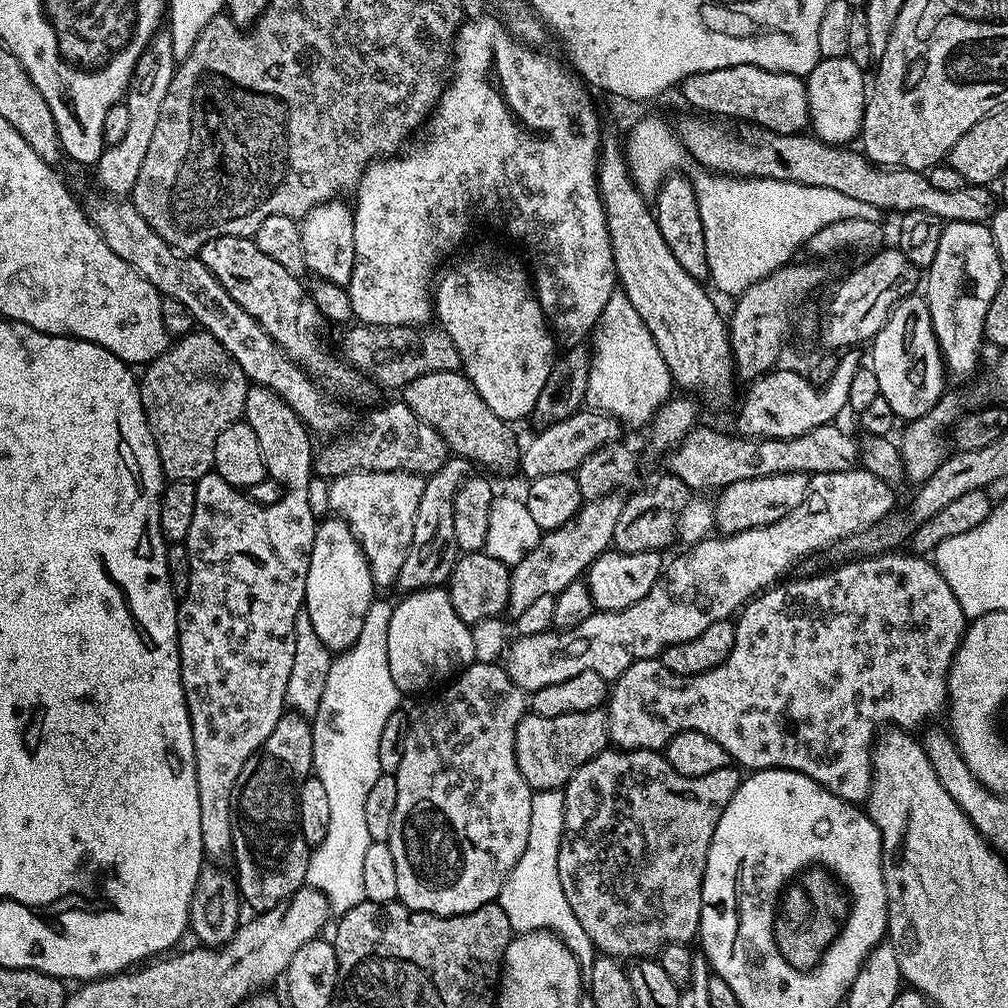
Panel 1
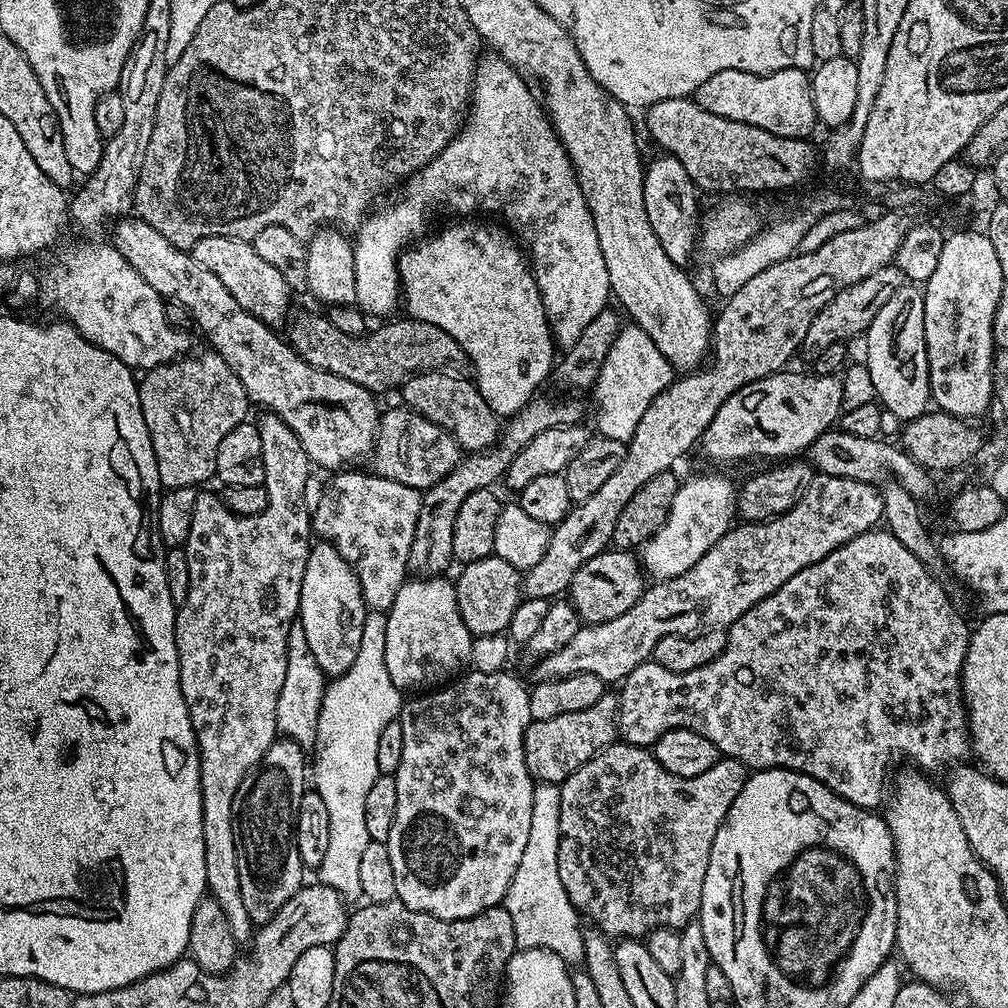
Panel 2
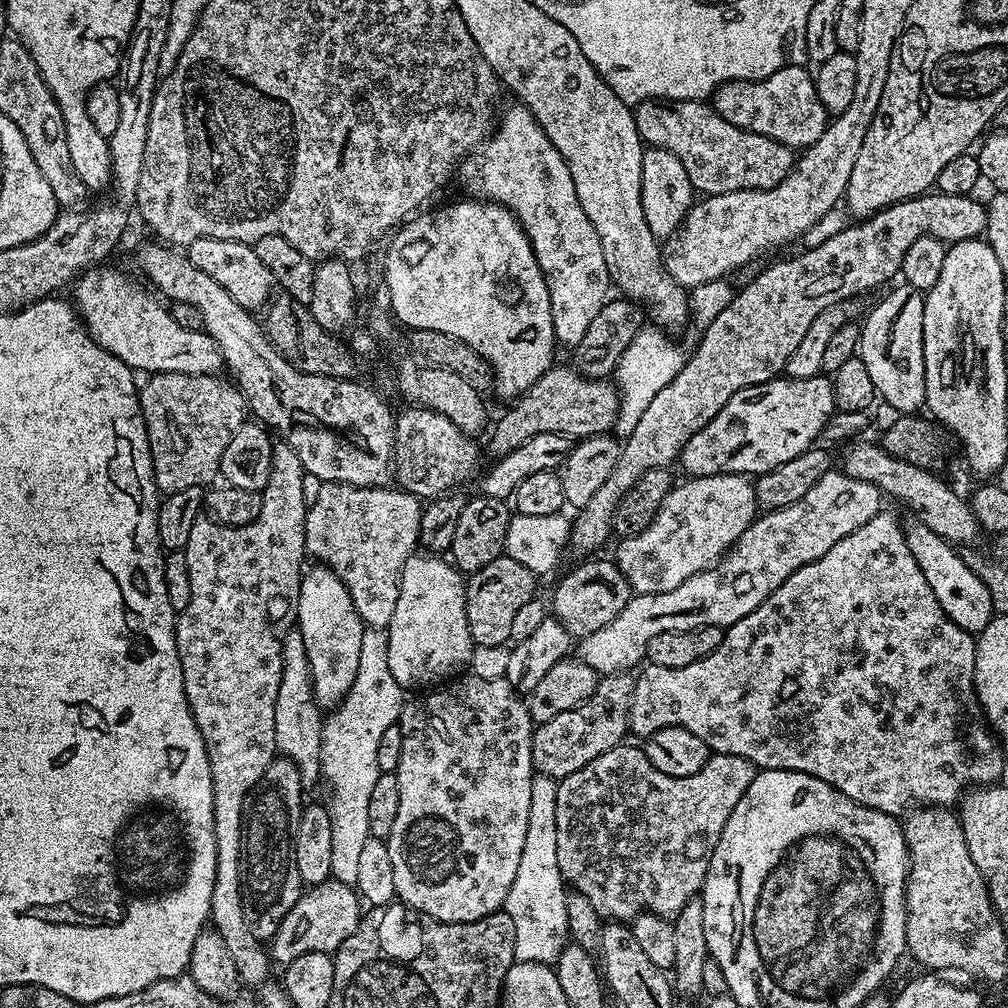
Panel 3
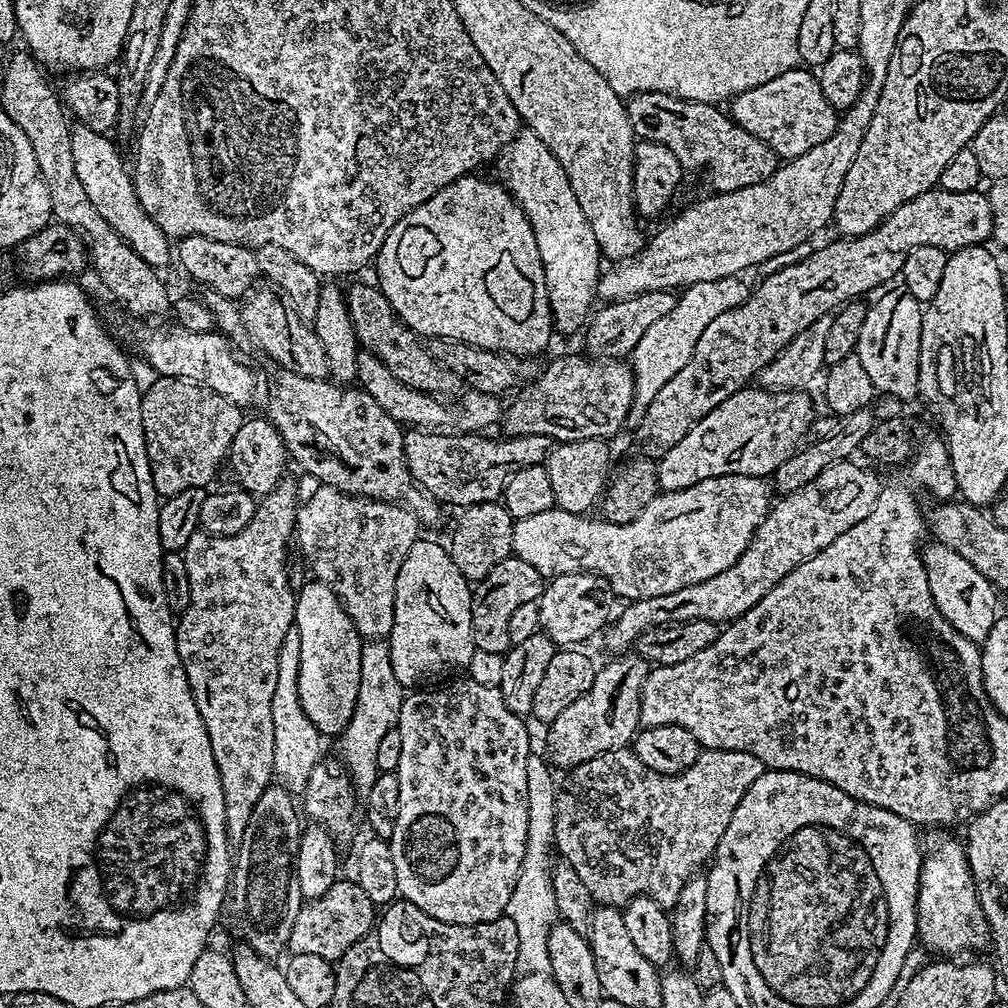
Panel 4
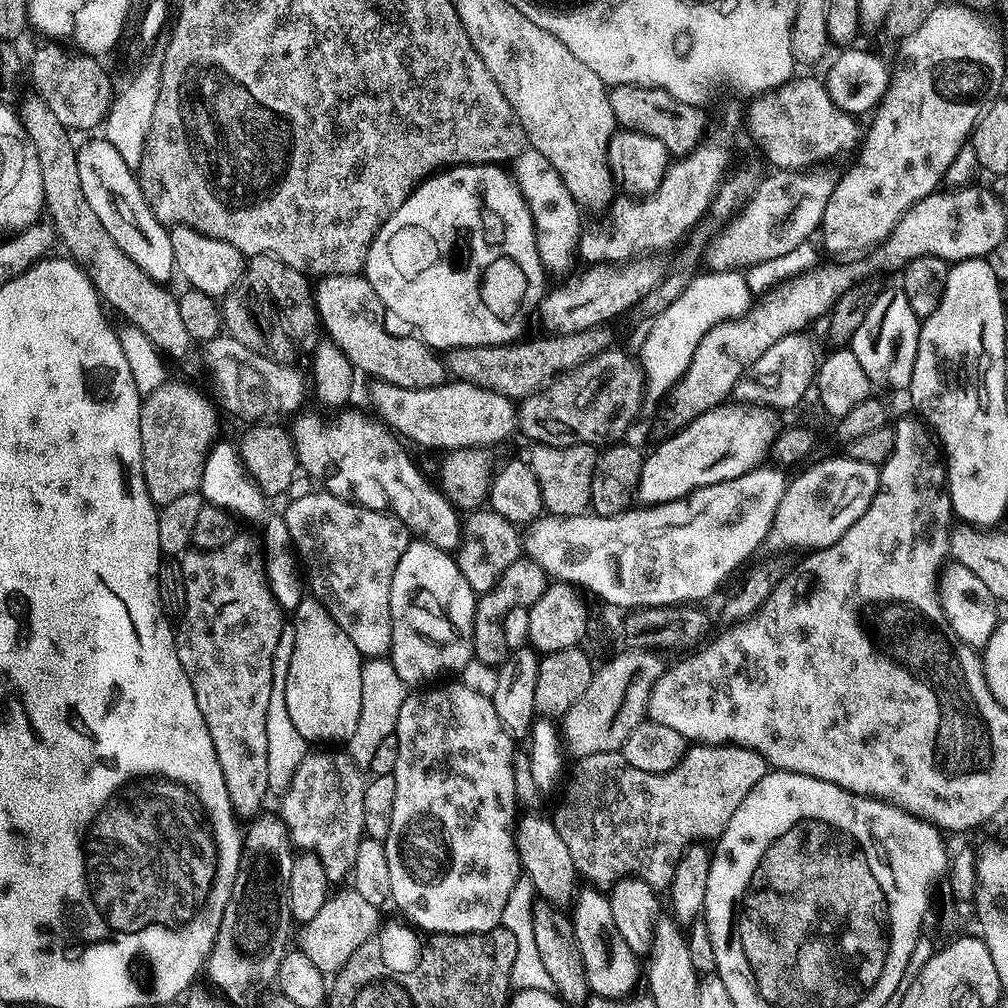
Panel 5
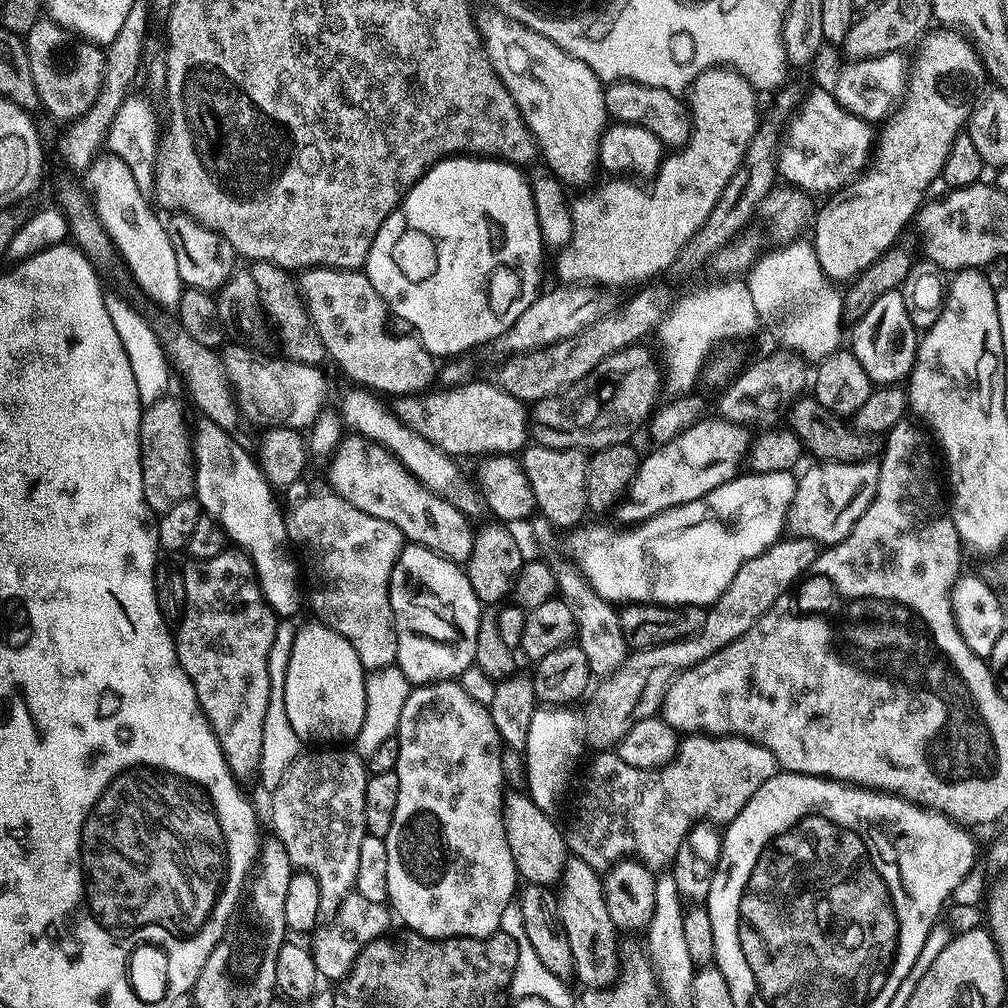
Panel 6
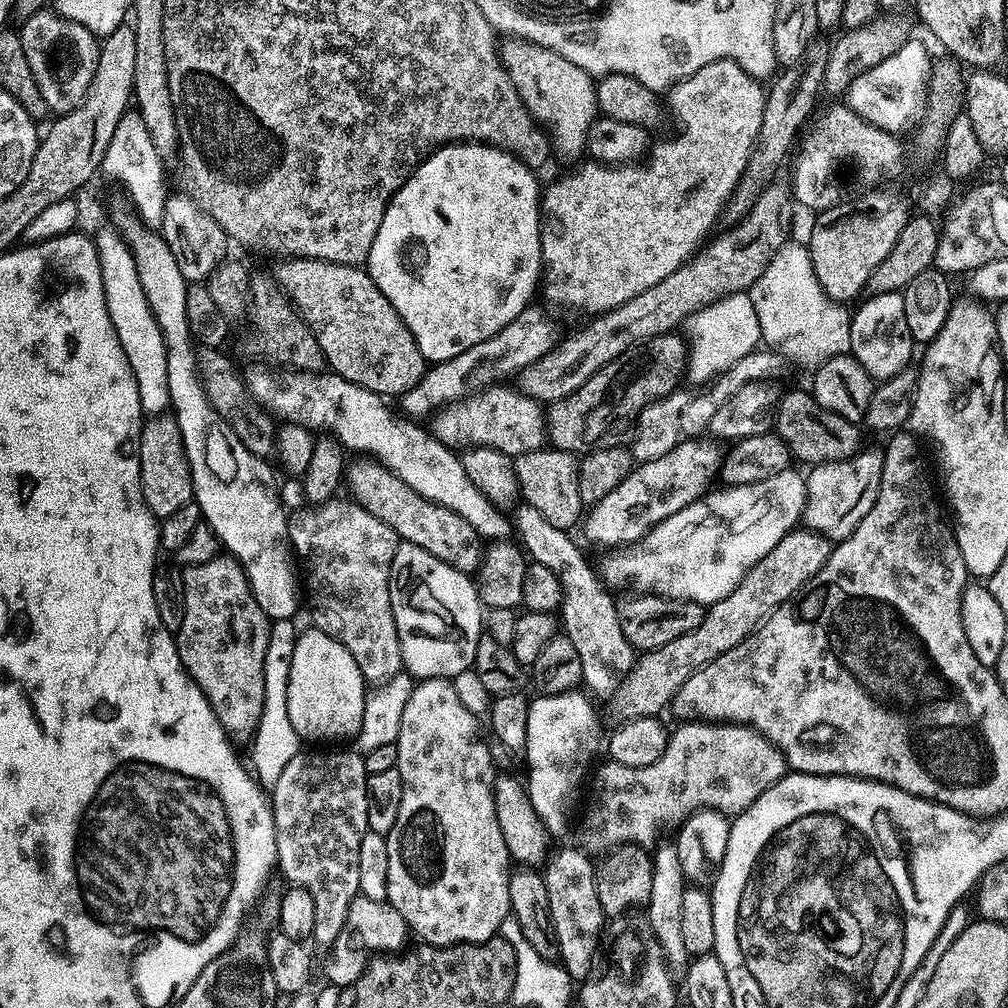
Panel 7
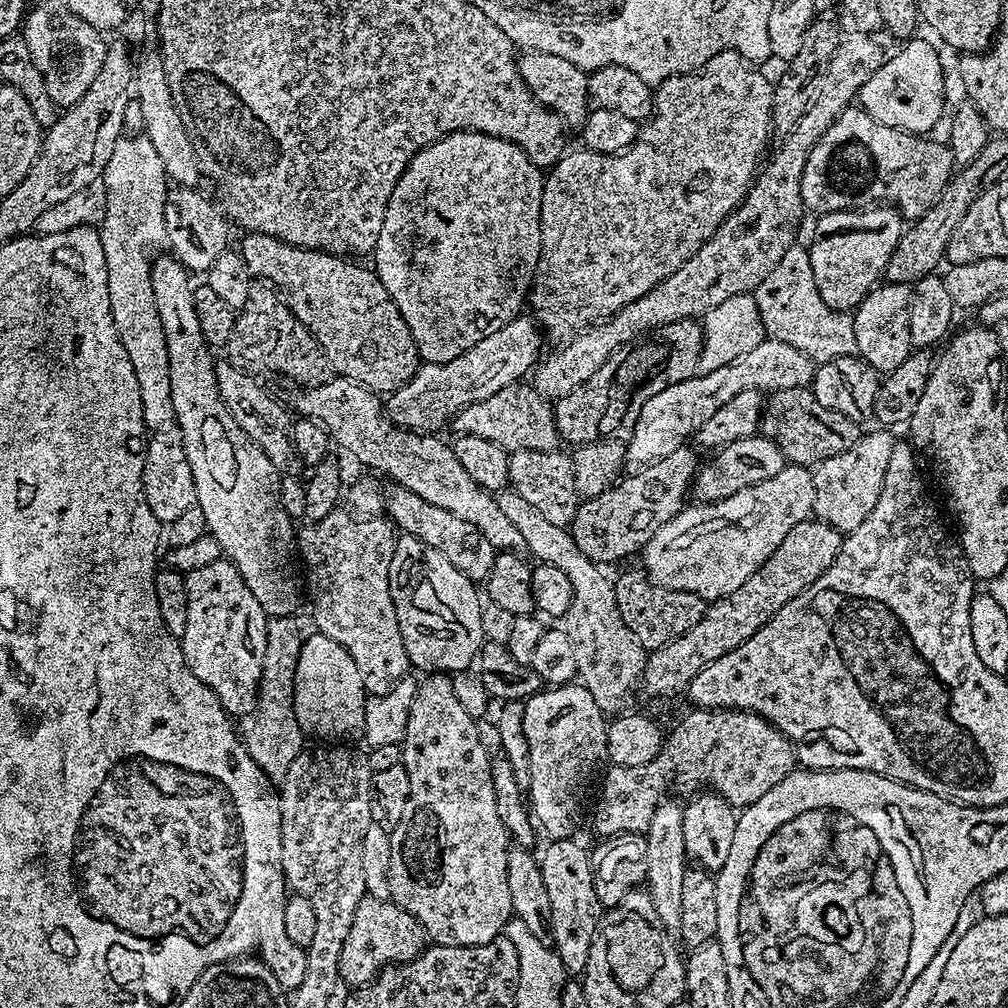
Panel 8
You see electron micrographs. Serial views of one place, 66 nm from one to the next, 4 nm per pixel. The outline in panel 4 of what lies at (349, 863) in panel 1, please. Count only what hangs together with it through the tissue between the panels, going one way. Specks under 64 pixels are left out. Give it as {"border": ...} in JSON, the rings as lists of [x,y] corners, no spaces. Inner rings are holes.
{"border":[[[382,639],[368,640],[364,644],[354,714],[338,737],[338,760],[347,772],[352,787],[364,794],[368,793],[370,786],[374,786],[378,775],[378,742],[382,742],[382,738],[386,738],[386,734],[397,727],[400,707],[406,695],[405,687],[394,676],[388,643],[387,639]]]}

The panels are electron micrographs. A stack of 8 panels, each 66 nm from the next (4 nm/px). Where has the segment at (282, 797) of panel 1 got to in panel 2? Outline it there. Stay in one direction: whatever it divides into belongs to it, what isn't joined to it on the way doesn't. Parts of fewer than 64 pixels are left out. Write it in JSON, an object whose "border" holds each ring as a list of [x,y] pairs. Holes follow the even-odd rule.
{"border":[[[278,738],[270,746],[270,750],[266,750],[266,754],[260,759],[260,765],[253,768],[250,774],[246,774],[246,778],[238,786],[238,794],[236,795],[236,845],[240,853],[238,854],[238,878],[240,879],[240,885],[242,886],[242,902],[246,902],[246,914],[250,914],[253,925],[259,926],[261,924],[267,924],[269,920],[273,920],[278,914],[278,910],[282,910],[282,906],[286,902],[290,902],[290,898],[296,893],[296,891],[302,887],[305,883],[306,869],[304,863],[300,860],[298,854],[298,842],[296,841],[296,819],[298,818],[298,806],[302,802],[304,793],[306,791],[306,752],[301,748],[298,742],[289,740],[287,738]]]}

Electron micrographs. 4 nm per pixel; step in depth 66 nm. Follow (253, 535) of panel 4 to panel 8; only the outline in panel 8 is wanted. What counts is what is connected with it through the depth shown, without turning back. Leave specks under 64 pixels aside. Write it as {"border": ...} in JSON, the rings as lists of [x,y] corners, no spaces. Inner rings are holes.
{"border":[[[227,558],[190,570],[184,576],[184,586],[186,630],[178,638],[184,663],[216,695],[229,717],[251,713],[258,704],[269,617]]]}

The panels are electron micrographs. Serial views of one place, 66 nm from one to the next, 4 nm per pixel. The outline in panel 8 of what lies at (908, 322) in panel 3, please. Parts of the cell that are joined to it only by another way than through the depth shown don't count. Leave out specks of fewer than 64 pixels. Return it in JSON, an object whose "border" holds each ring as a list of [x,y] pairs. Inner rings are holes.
{"border":[[[881,283],[872,289],[863,302],[854,309],[852,325],[856,350],[877,373],[893,372],[913,351],[910,326],[908,325],[909,289],[902,284]]]}

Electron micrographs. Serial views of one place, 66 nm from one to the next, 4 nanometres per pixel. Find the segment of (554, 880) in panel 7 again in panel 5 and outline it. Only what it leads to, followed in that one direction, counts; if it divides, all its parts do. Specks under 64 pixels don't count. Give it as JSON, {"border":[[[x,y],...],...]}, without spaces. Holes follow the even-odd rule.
{"border":[[[588,886],[579,893],[574,902],[570,919],[574,926],[574,934],[578,948],[582,954],[584,969],[586,970],[588,984],[591,991],[597,996],[605,996],[611,1000],[628,998],[637,991],[636,983],[642,980],[642,960],[630,950],[618,932],[612,913],[612,901],[603,891]]]}

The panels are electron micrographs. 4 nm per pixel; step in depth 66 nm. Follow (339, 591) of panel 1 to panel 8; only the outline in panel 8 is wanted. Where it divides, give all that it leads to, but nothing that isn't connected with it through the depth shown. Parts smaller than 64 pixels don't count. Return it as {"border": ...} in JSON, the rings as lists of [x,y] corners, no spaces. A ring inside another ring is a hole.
{"border":[[[319,634],[300,645],[296,686],[292,689],[292,706],[301,732],[312,736],[344,736],[364,722],[366,693],[362,678],[350,654],[334,638]]]}

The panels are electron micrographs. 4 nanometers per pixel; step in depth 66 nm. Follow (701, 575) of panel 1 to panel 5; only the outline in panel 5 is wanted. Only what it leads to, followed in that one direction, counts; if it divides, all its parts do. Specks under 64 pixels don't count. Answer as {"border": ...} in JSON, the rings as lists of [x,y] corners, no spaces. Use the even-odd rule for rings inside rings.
{"border":[[[847,454],[820,460],[807,468],[787,481],[782,502],[774,514],[766,544],[776,552],[784,552],[787,548],[815,550],[838,542],[838,538],[842,538],[842,534],[866,514],[880,485],[877,465],[853,460]]]}

